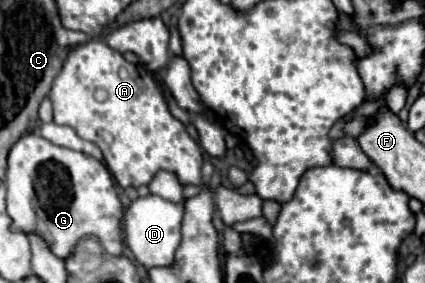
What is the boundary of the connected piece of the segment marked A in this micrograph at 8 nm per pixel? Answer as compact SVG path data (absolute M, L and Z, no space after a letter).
M91 38L67 54L49 98L53 102L53 122L67 124L81 138L95 142L121 188L149 184L163 170L163 158L171 158L165 170L173 172L183 186L201 184L203 152L187 134L185 124L171 116L153 74L141 64L127 62L103 40Z

